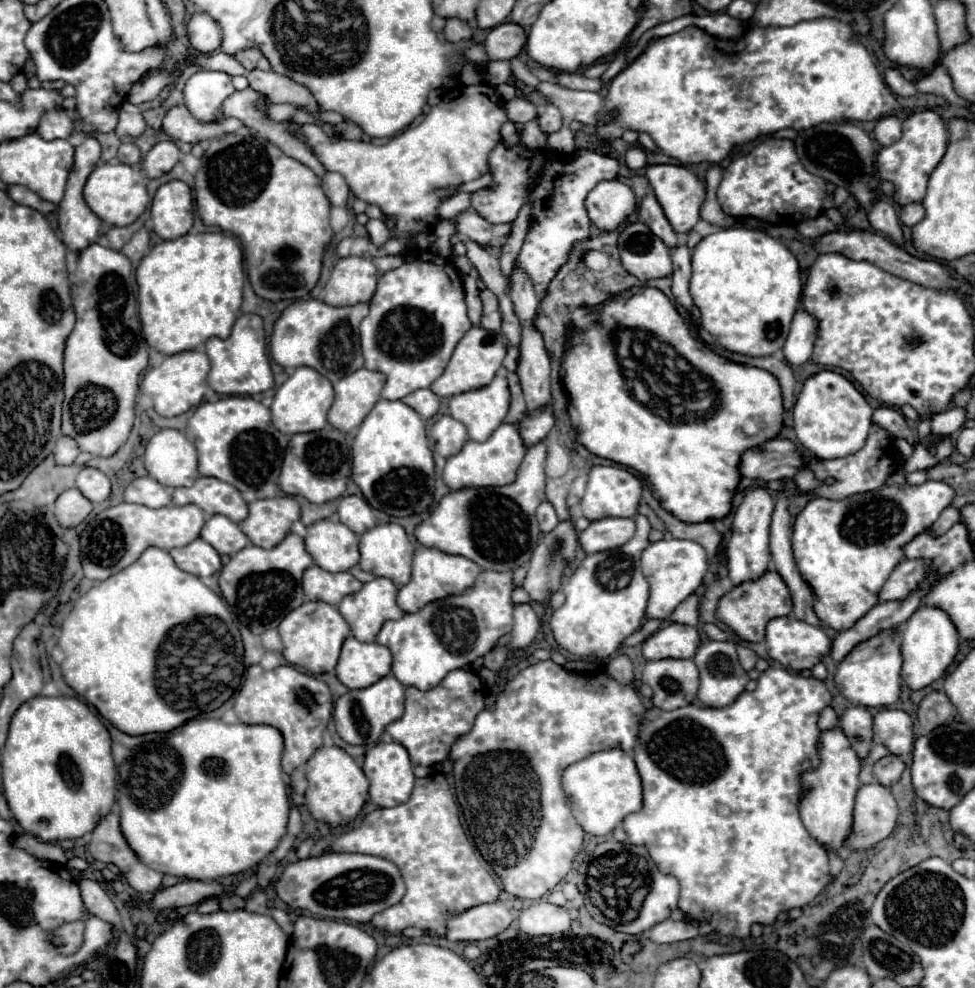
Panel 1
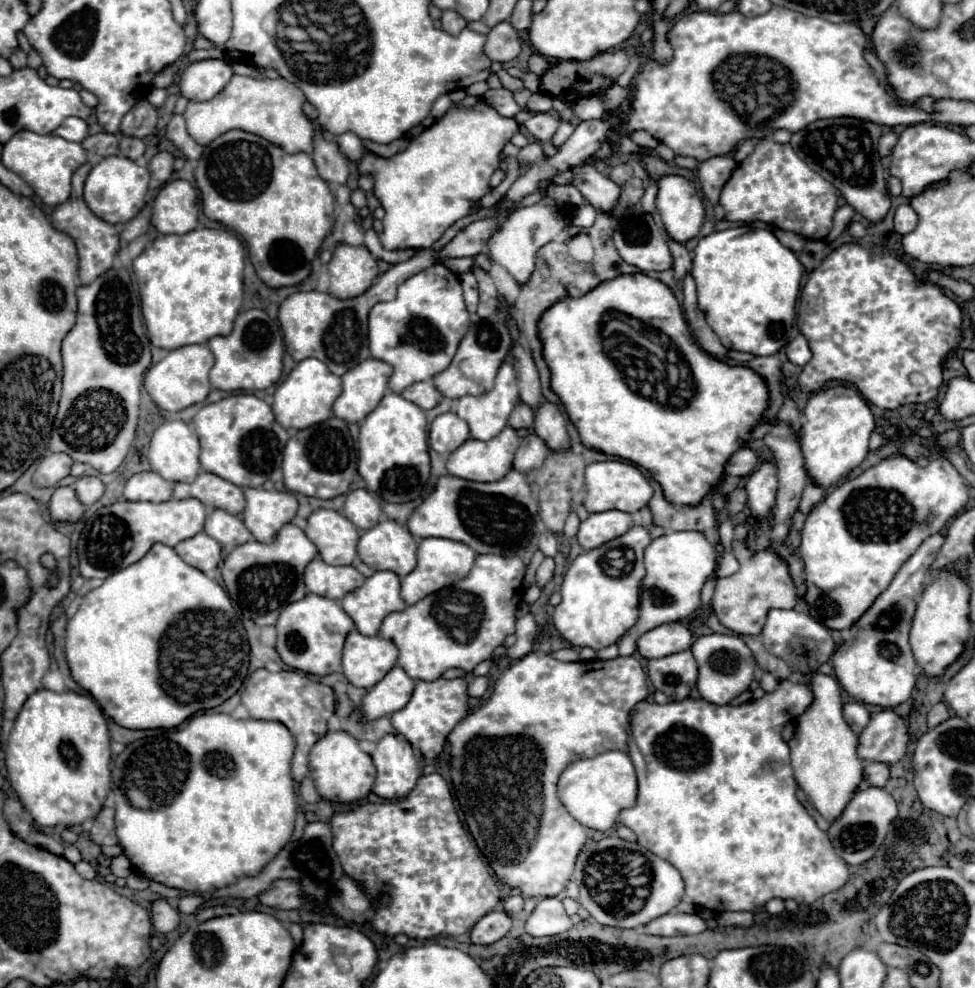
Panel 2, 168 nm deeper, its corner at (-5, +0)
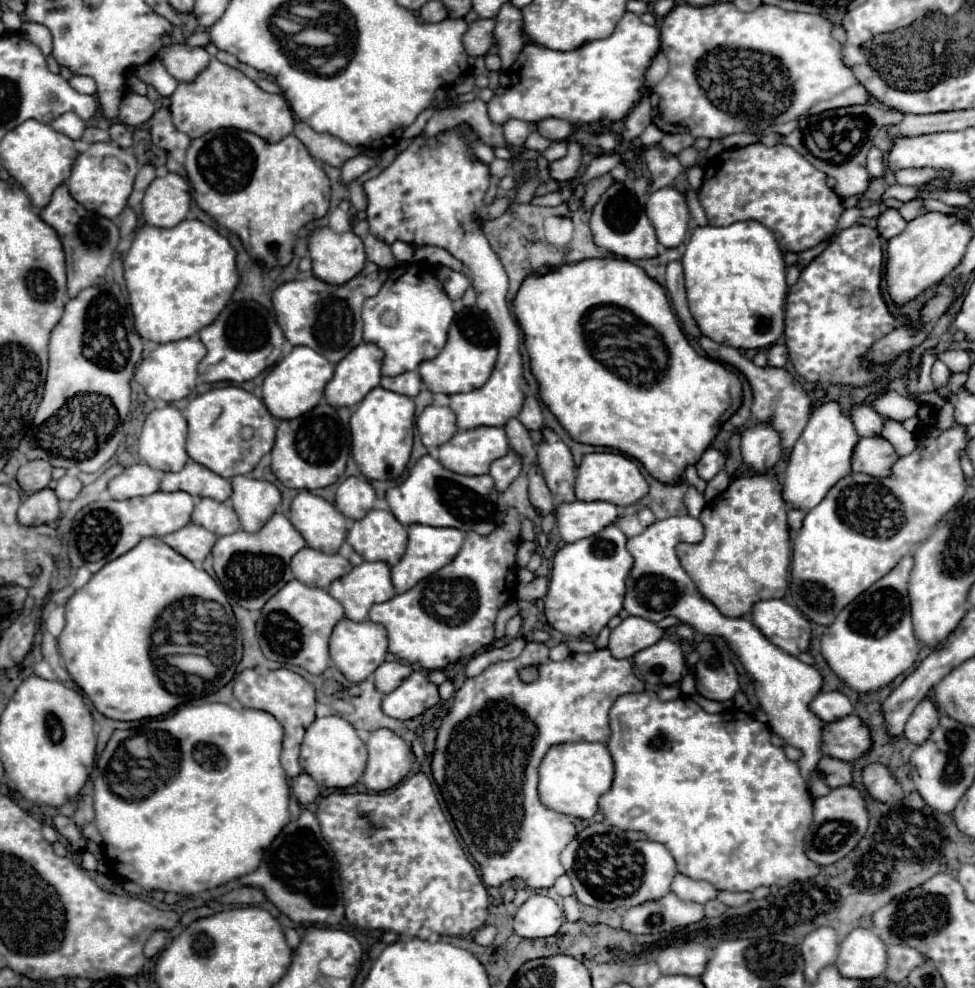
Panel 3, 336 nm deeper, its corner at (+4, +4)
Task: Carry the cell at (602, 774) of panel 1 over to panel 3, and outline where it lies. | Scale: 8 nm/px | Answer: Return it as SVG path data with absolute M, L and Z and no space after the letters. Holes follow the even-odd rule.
M563 742L549 748L539 766L539 800L543 806L577 816L577 818L593 818L597 812L597 802L601 794L611 788L613 778L613 762L605 744L599 742Z

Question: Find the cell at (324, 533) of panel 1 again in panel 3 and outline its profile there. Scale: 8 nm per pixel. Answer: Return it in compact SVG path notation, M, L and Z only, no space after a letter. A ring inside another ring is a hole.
M301 490L291 502L291 524L305 538L307 546L315 550L339 550L345 542L347 520L325 498Z

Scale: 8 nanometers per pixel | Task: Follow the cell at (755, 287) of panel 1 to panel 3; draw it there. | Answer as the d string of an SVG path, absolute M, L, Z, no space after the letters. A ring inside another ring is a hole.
M743 220L723 228L693 228L681 264L689 310L707 338L751 350L767 348L783 336L787 268L775 236L761 222Z

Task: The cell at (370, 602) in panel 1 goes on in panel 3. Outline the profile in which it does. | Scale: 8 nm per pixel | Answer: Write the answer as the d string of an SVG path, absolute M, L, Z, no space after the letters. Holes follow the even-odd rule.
M361 562L359 566L355 566L349 574L345 574L343 578L335 580L329 590L327 590L335 600L339 600L345 608L345 616L349 620L355 622L363 622L367 620L369 608L375 602L387 602L387 598L395 596L395 588L391 584L391 576L389 576L389 564L387 562Z

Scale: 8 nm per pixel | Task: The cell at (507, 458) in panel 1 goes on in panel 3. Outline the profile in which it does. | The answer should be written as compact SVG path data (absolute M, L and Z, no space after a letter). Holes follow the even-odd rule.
M477 426L459 430L447 444L439 448L439 462L457 474L479 476L487 474L489 464L509 452L509 442L503 428Z

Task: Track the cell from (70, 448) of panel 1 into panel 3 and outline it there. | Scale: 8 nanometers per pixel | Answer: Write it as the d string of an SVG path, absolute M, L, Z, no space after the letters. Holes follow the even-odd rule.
M27 462L17 470L17 484L27 494L39 492L51 484L51 470L49 462Z

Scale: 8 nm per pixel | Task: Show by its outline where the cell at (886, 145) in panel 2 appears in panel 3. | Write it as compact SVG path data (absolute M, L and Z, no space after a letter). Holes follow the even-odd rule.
M871 148L869 150L869 154L867 154L867 170L869 170L869 174L871 174L871 178L881 178L883 174L885 174L885 170L887 170L887 166L885 166L885 156L883 156L883 152L879 150L879 148Z

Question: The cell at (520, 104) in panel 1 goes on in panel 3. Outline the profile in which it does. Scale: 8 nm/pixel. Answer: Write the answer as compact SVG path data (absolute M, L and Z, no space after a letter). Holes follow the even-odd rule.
M547 118L547 120L537 124L537 132L541 136L545 136L547 140L569 140L573 136L575 128L573 128L573 124L569 124L565 120Z

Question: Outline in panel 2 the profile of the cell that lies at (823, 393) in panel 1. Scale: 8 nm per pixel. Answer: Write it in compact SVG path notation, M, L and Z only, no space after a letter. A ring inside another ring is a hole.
M832 386L814 392L806 402L804 426L800 430L800 446L808 478L826 488L860 466L868 456L868 440L874 428L874 416L866 400L852 386Z

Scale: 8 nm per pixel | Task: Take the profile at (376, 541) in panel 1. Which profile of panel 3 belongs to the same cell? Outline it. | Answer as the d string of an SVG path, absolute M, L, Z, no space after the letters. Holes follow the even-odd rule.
M371 510L351 524L347 542L365 560L383 560L393 566L407 548L407 528L389 510Z

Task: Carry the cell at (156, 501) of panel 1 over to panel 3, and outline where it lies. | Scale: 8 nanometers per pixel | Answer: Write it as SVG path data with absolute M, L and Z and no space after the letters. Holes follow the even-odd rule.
M135 464L125 468L119 476L109 480L107 490L115 500L127 500L135 496L147 496L159 490L159 482L163 478L161 470L155 470L147 464Z

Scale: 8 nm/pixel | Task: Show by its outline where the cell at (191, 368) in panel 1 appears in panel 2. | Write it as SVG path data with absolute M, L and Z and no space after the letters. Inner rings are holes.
M192 344L172 350L164 360L154 364L144 378L144 388L152 400L166 412L180 412L192 404L204 402L210 392L208 372L214 366L214 354L206 344Z

